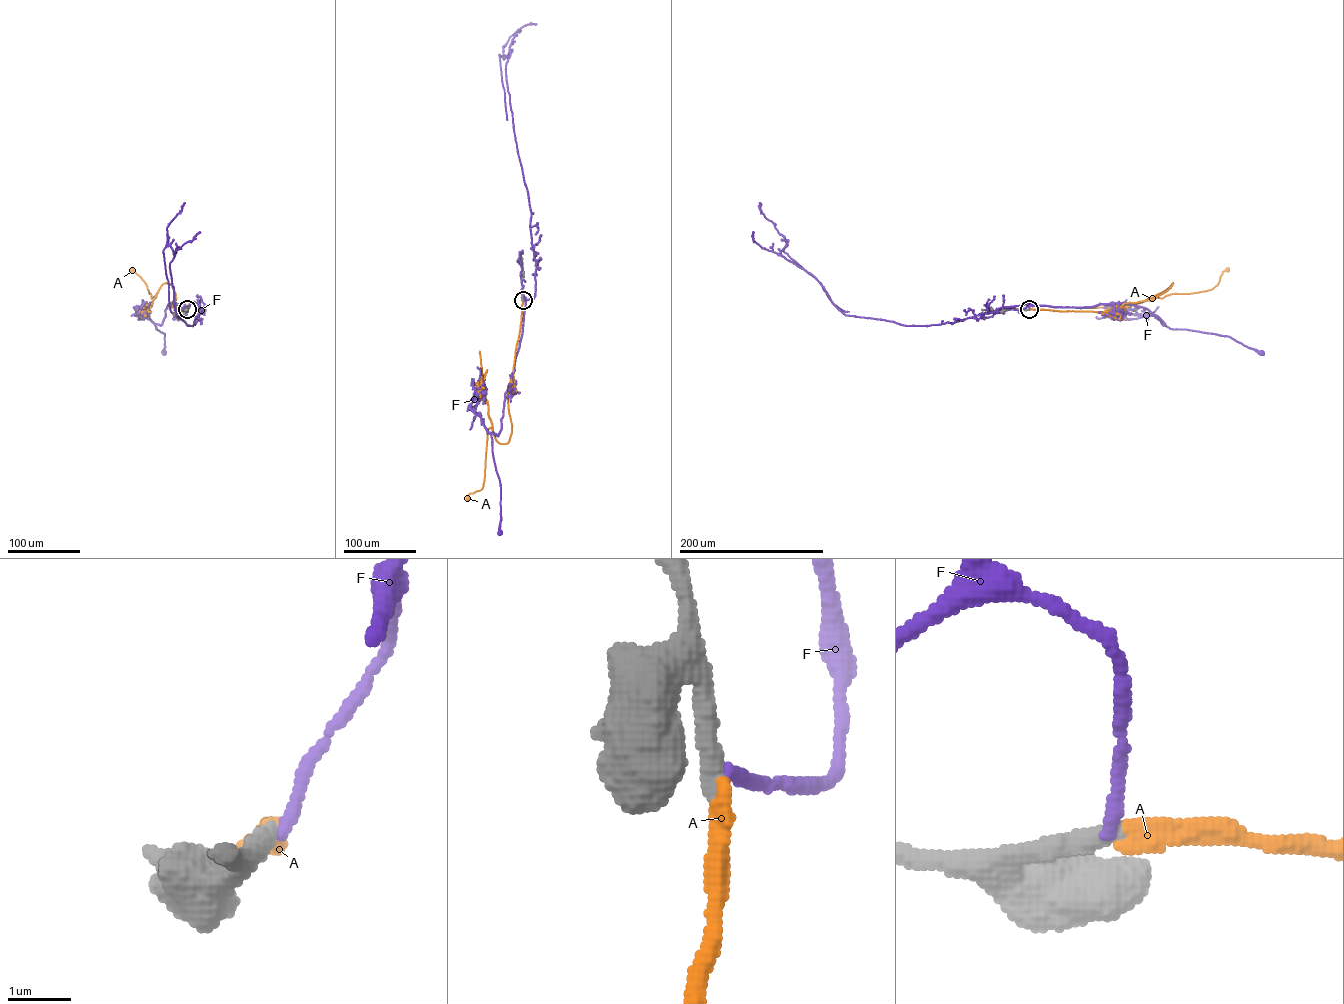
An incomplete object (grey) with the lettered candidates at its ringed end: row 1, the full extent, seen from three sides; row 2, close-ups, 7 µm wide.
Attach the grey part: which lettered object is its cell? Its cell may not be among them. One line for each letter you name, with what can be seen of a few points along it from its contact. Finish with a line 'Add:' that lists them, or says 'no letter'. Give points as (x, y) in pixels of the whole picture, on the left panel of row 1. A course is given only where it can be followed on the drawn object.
A: course (187, 309), (175, 313), (171, 303), (175, 294), (169, 283), (164, 283), (151, 298), (145, 283), (132, 270)
Add: A

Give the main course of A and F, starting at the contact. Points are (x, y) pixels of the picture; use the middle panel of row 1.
A: (523, 300), (507, 396), (511, 432), (507, 443), (500, 443), (491, 427), (487, 430), (483, 486), (468, 498)
F: (523, 300), (522, 331), (505, 394), (501, 429), (498, 435), (490, 434), (500, 483), (499, 533)

